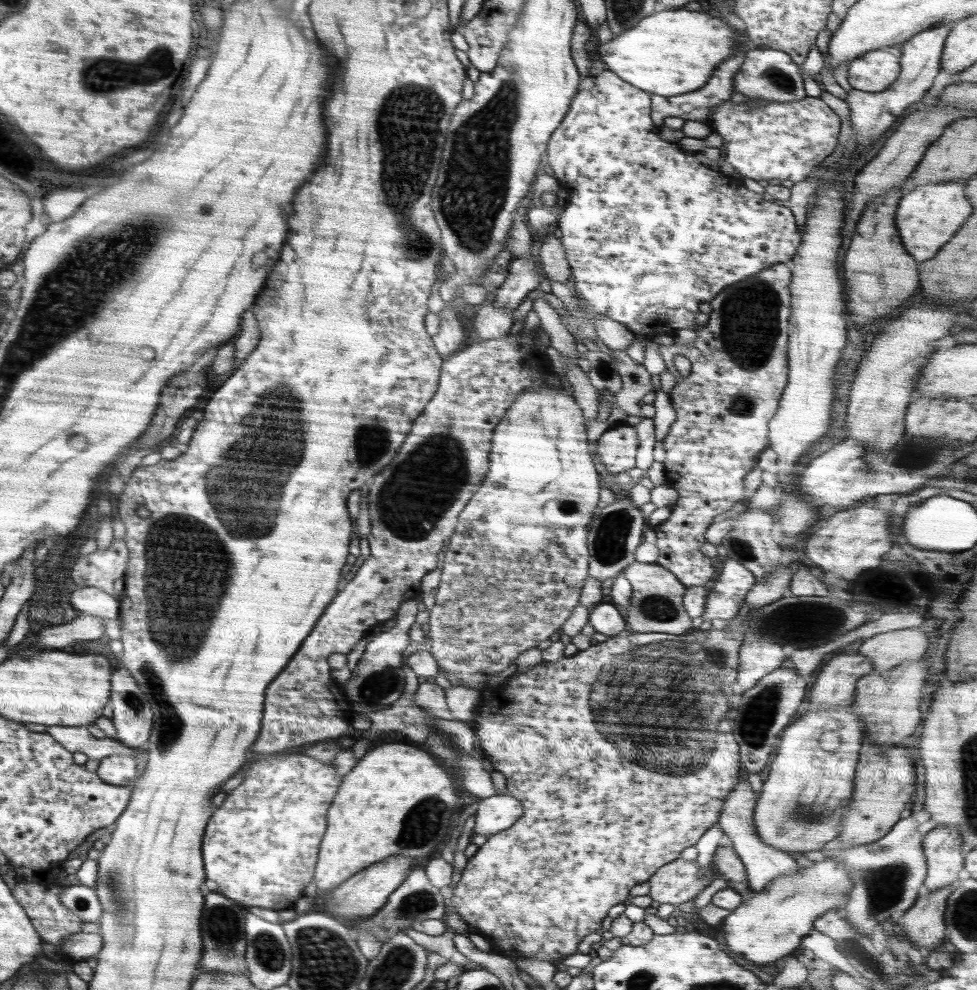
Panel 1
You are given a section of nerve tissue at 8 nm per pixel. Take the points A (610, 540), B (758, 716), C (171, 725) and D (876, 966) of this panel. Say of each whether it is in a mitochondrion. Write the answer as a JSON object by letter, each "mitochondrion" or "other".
{"A":"mitochondrion","B":"mitochondrion","C":"mitochondrion","D":"mitochondrion"}

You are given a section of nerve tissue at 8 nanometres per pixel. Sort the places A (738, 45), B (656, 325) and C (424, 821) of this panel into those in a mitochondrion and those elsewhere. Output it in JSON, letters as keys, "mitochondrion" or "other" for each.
{"A":"other","B":"other","C":"mitochondrion"}

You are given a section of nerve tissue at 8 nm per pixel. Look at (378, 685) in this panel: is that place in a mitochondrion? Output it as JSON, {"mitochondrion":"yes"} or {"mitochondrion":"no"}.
{"mitochondrion":"yes"}

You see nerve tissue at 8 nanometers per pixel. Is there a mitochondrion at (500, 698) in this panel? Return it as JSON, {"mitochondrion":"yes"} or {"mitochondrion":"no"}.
{"mitochondrion":"no"}

